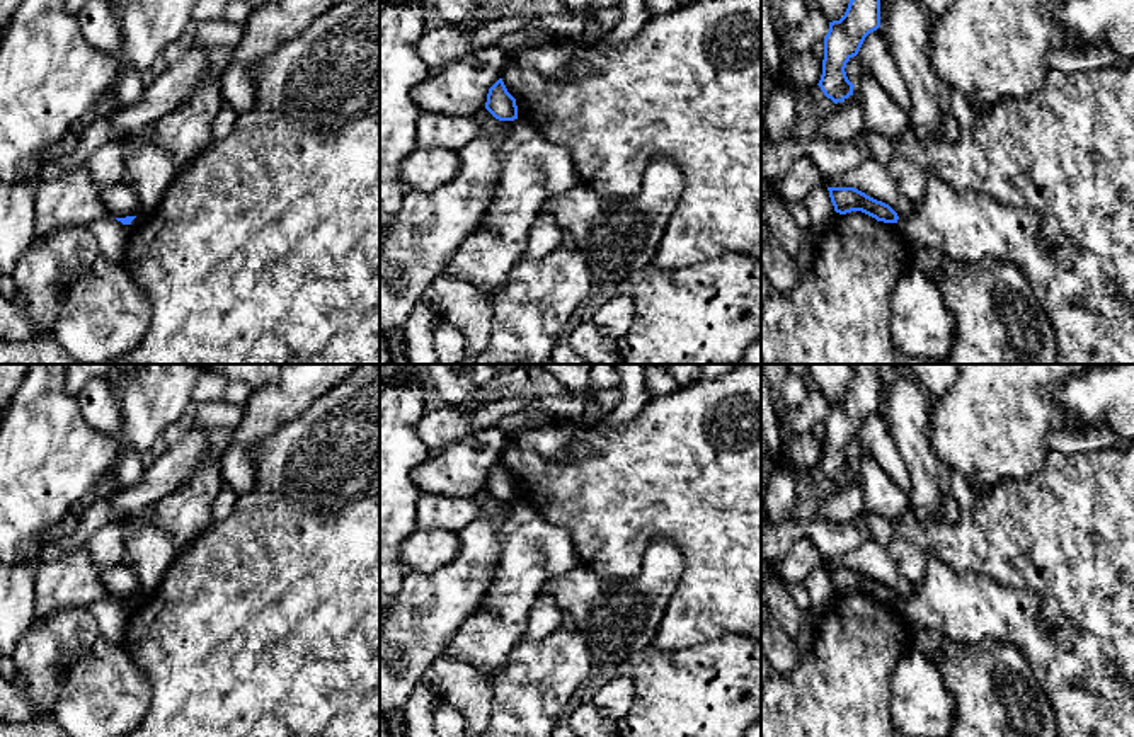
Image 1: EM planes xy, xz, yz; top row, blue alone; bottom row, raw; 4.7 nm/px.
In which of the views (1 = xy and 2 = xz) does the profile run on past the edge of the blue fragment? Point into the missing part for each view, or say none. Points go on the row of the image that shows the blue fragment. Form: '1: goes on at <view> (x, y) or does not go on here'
1: does not go on here
2: does not go on here

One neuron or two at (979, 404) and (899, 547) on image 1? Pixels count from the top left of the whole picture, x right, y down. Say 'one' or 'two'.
two

